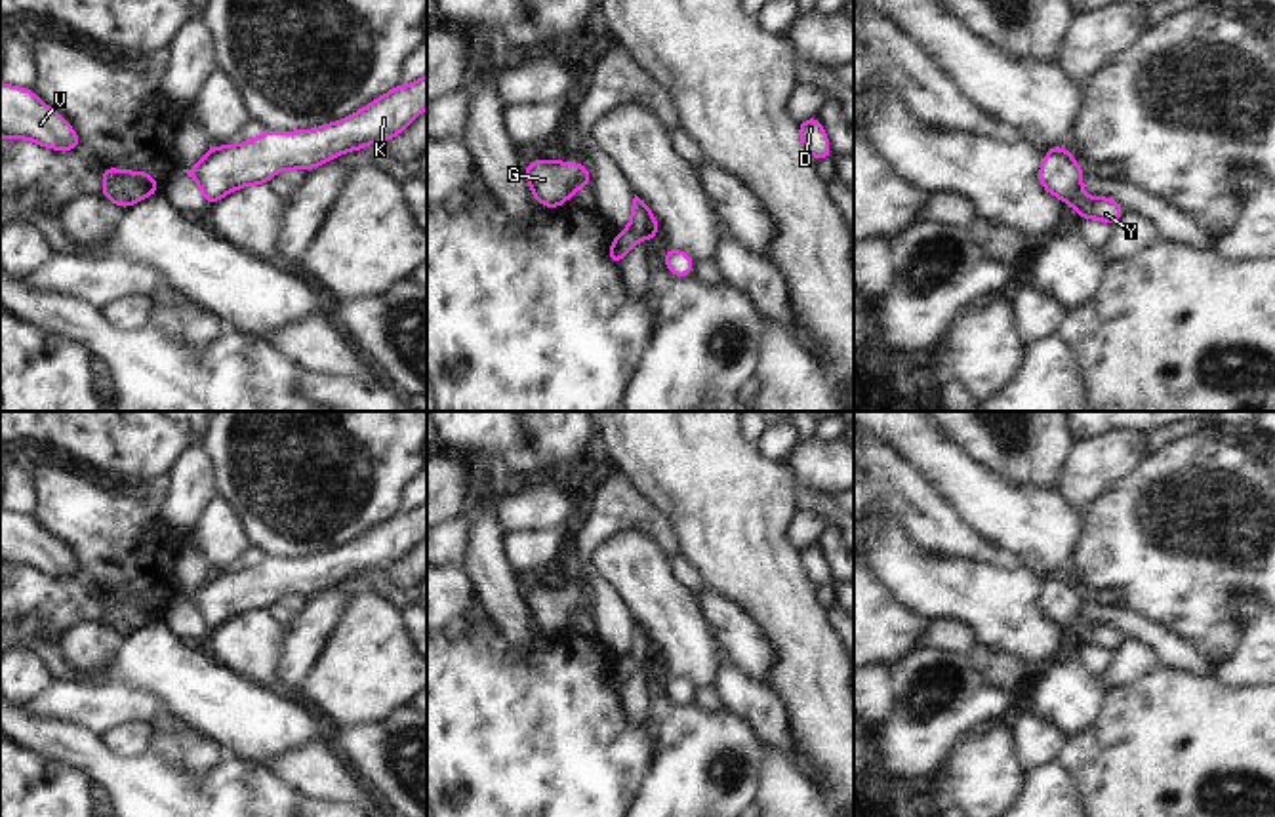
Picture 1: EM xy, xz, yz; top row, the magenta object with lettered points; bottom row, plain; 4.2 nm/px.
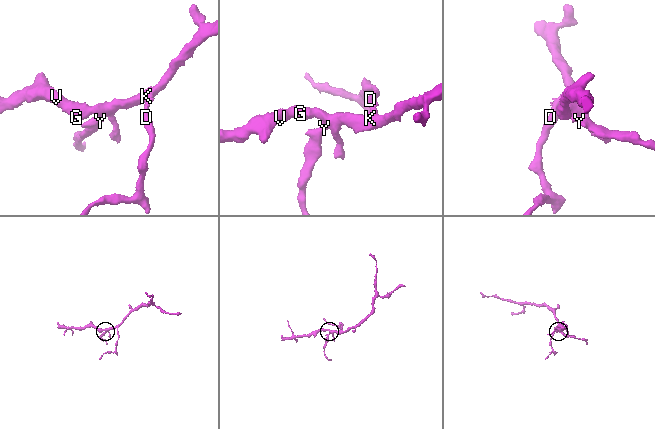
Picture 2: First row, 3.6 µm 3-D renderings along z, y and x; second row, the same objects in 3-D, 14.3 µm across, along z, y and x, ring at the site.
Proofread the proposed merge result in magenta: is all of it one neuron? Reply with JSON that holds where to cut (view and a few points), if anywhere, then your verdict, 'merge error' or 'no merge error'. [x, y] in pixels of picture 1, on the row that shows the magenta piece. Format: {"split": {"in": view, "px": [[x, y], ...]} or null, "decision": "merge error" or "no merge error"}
{"split": null, "decision": "no merge error"}

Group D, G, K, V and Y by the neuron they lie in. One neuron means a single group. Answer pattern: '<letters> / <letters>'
D G K V Y

